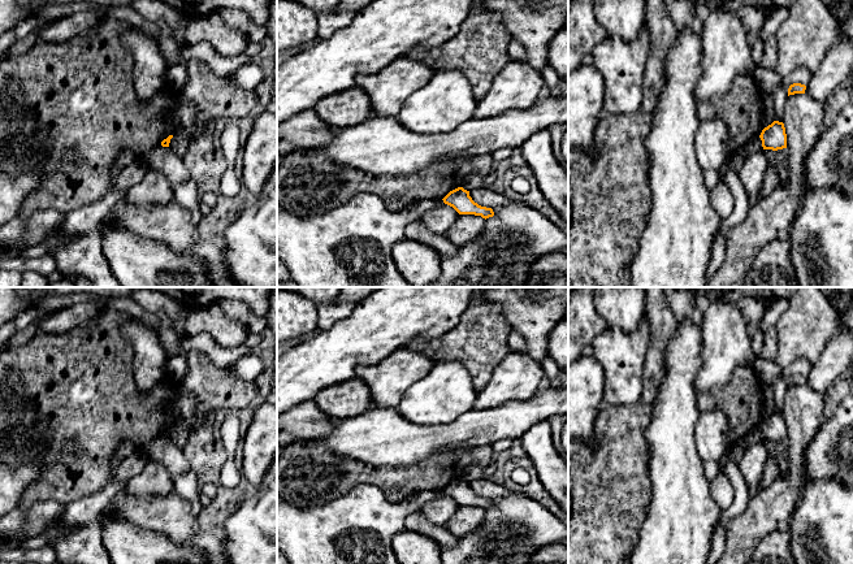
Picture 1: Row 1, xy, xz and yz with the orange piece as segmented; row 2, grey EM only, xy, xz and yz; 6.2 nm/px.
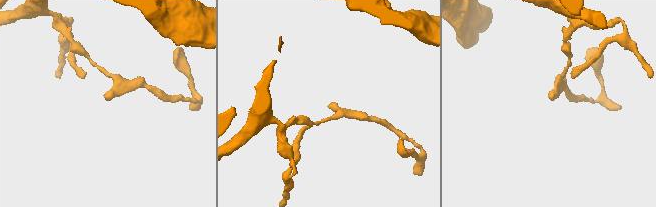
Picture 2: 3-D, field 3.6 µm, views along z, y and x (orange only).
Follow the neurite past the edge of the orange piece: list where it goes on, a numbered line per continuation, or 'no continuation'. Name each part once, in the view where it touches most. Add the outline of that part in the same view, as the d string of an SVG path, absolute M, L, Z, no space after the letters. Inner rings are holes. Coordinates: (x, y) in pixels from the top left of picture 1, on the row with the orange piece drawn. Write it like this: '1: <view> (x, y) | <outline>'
no continuation

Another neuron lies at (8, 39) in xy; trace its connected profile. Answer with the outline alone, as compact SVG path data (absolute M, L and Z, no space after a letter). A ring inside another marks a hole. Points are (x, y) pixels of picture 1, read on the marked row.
M8 31L0 36L0 61L3 55L17 43L17 38L12 31Z

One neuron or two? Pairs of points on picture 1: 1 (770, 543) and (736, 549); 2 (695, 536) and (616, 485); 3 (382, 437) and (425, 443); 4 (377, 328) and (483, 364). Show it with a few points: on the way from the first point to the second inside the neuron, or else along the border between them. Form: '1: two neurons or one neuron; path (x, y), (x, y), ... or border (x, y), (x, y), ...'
1: two neurons; border (776, 528), (767, 533), (753, 550)
2: two neurons; border (648, 474), (650, 481), (649, 506), (640, 536)
3: one neuron; path (393, 439), (402, 443), (415, 443)
4: two neurons; border (442, 334), (412, 338), (405, 346)

